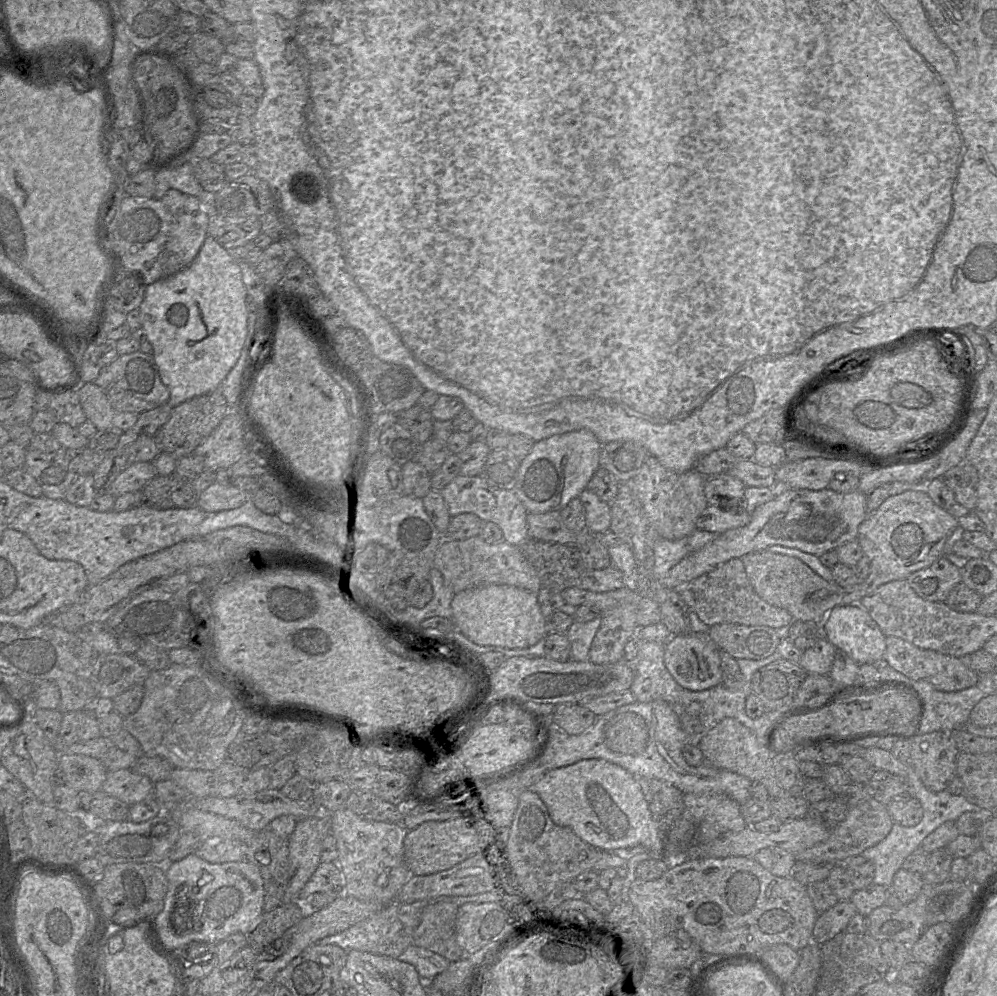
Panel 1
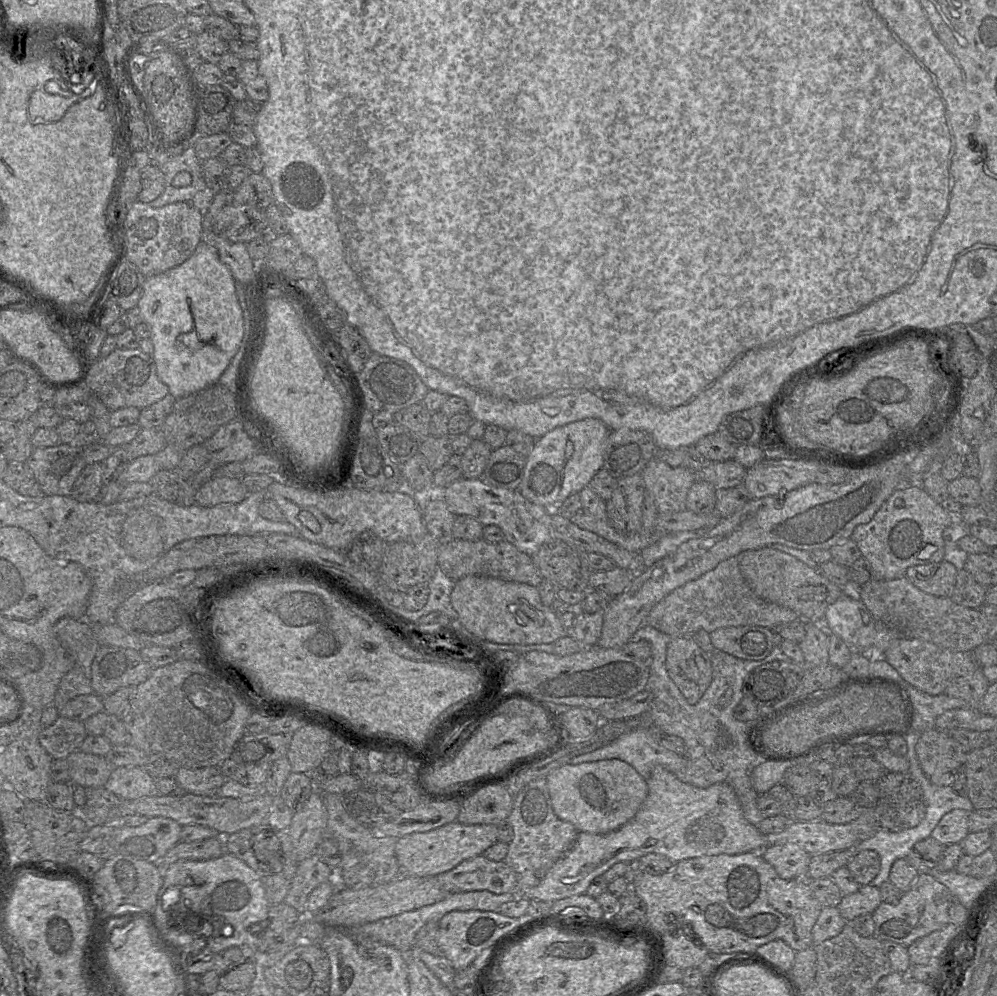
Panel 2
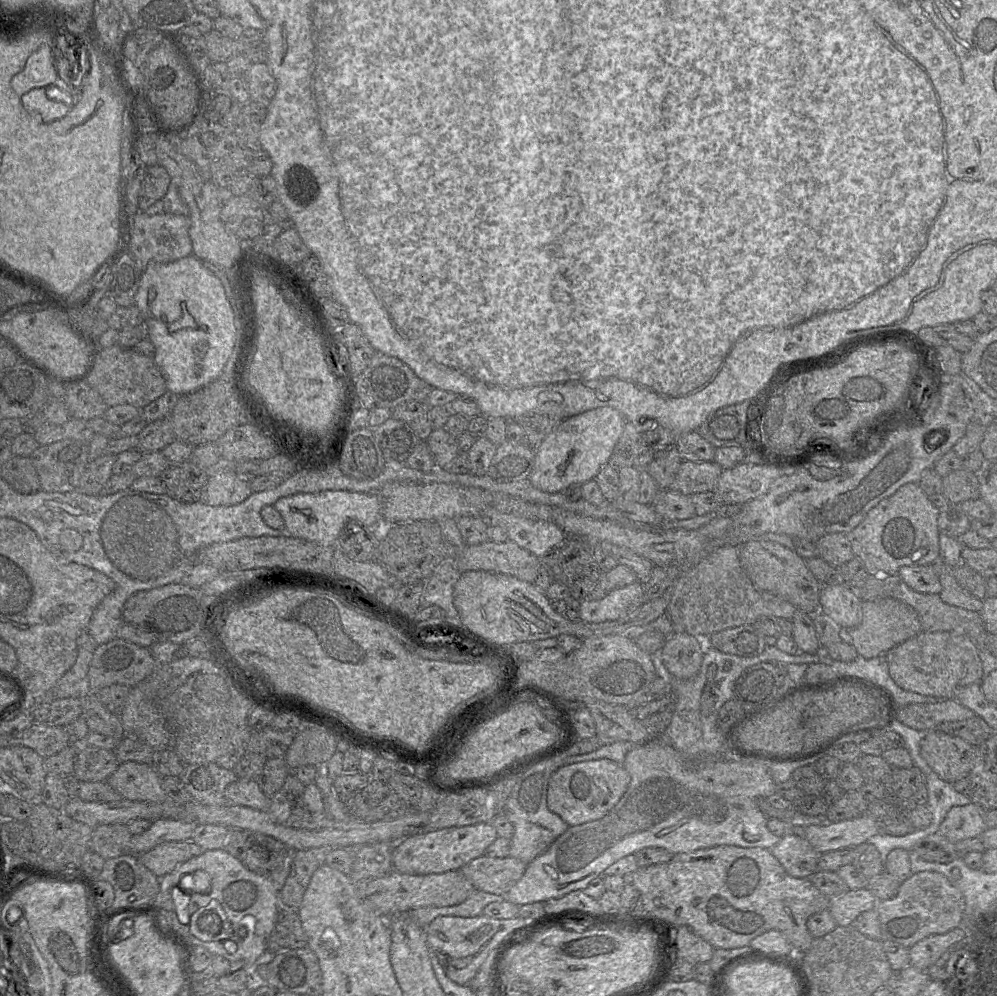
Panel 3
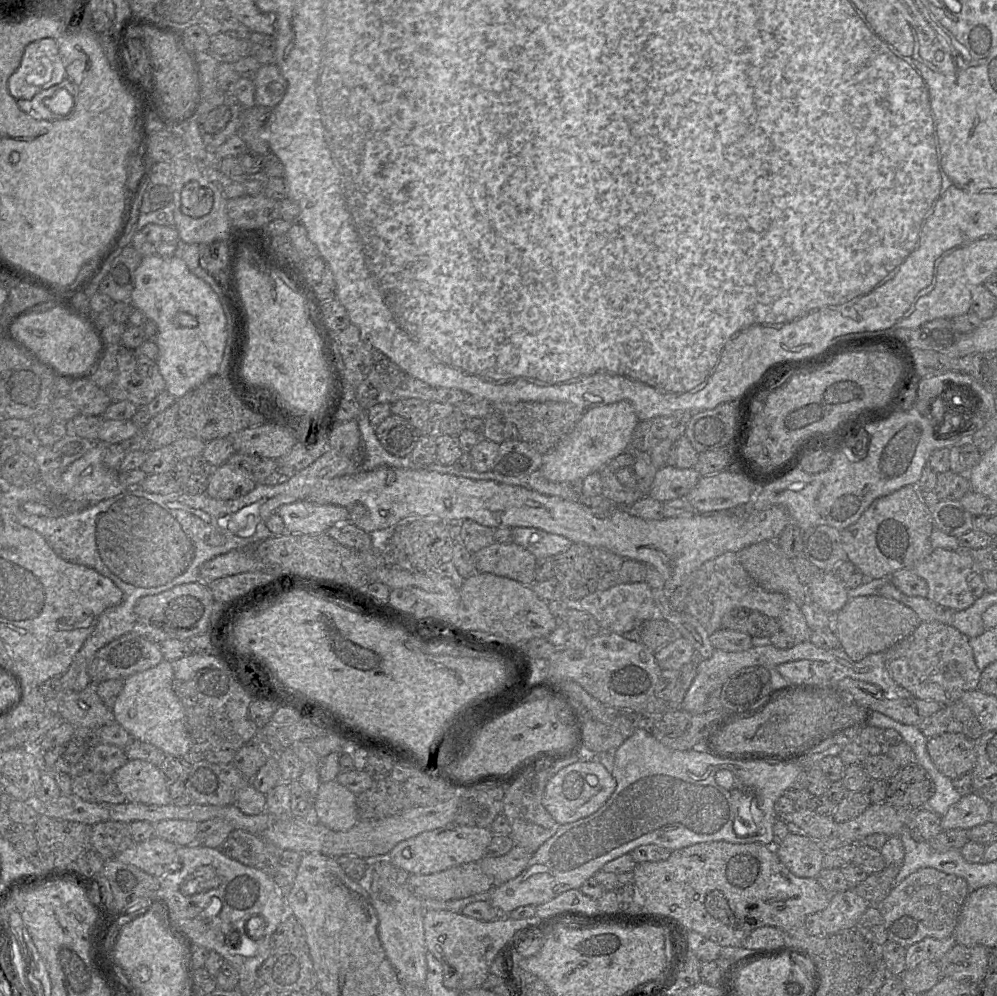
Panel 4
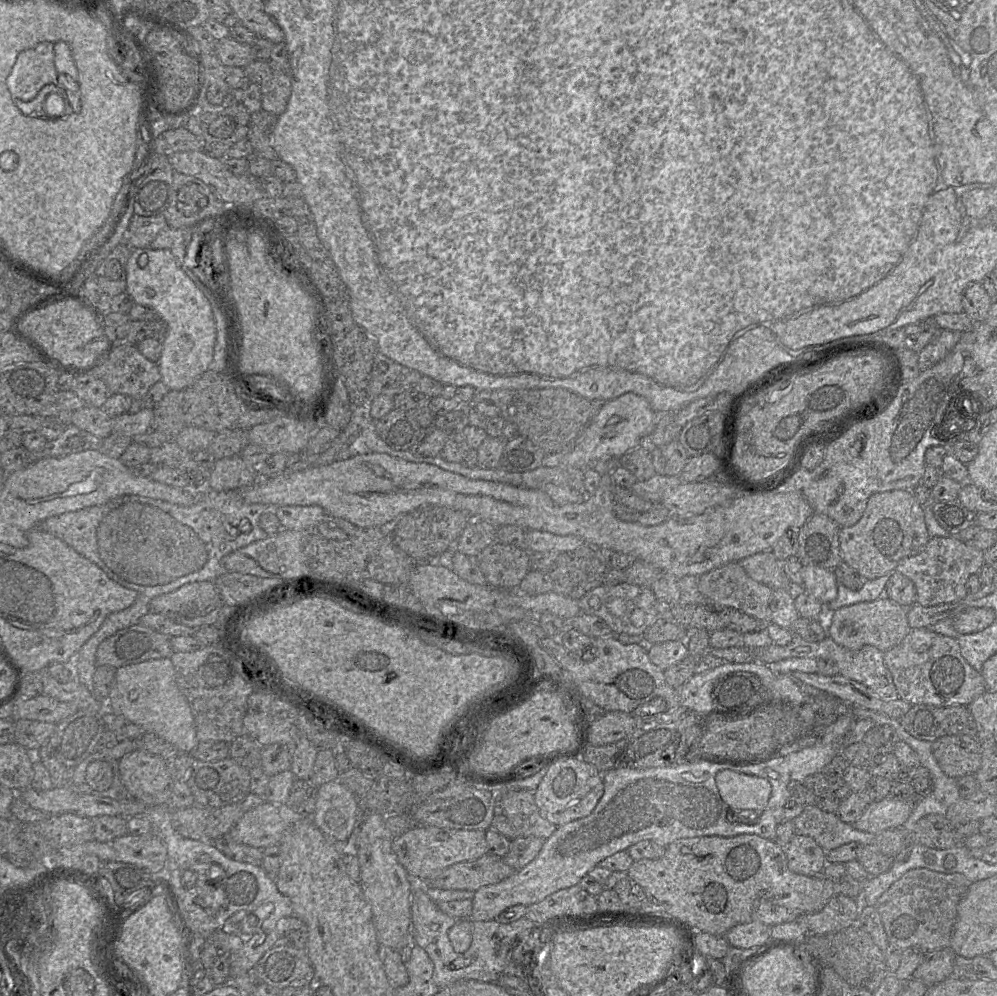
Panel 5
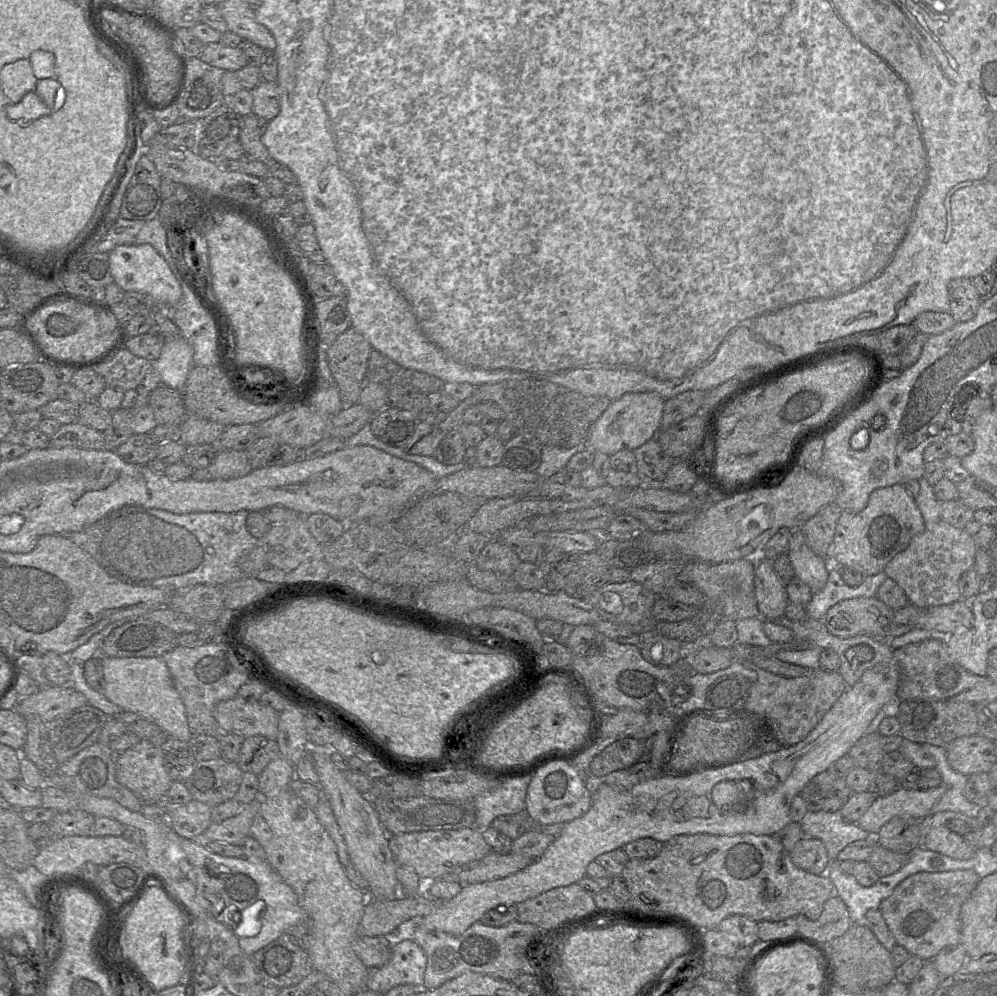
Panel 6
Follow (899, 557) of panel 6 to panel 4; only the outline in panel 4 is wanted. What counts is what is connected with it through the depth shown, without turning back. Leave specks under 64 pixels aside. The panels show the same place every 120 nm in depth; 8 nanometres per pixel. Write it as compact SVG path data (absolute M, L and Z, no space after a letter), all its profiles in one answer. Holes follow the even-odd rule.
M935 548L912 569L928 584L927 598L954 611L969 608L976 600L969 587L969 576L976 570L970 551Z

